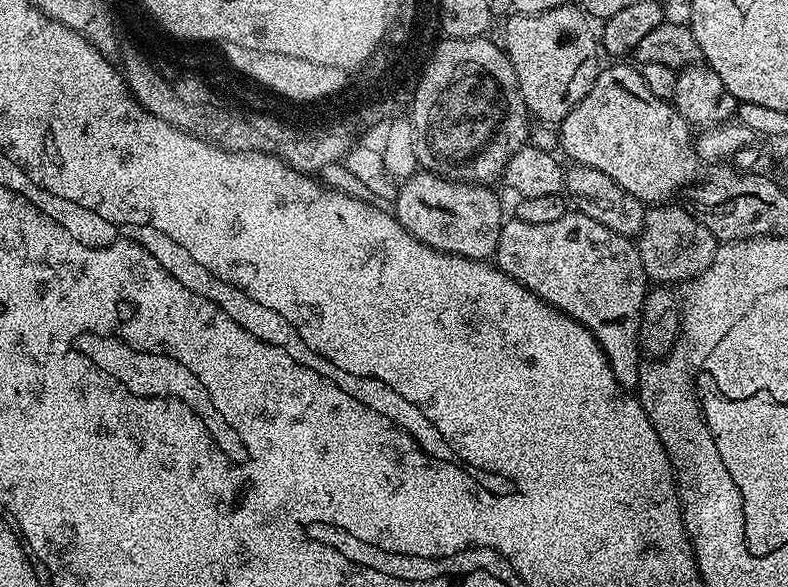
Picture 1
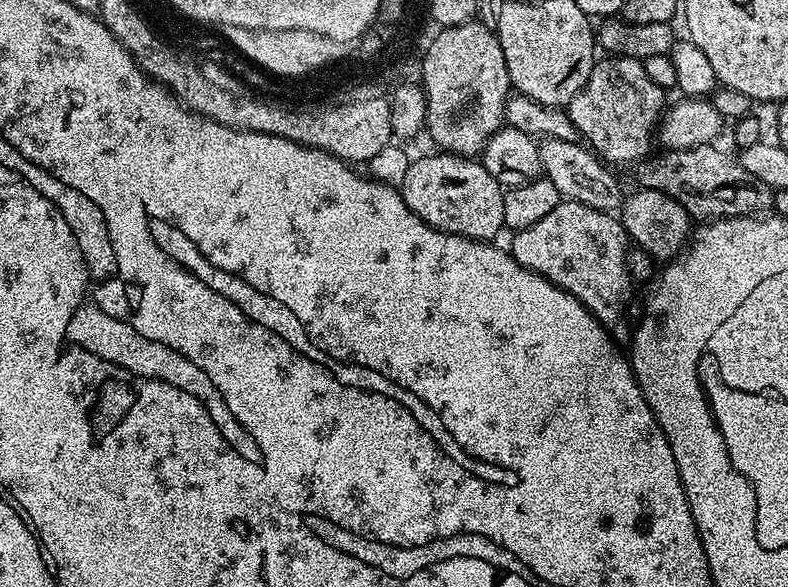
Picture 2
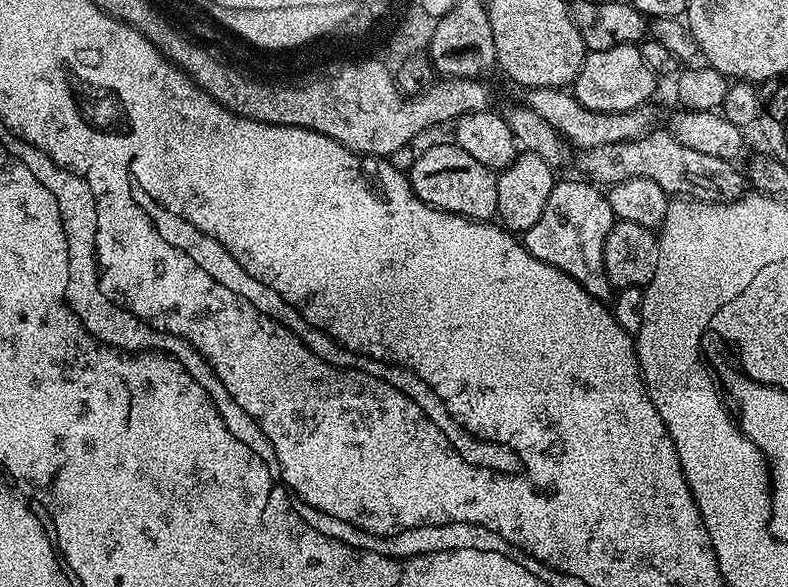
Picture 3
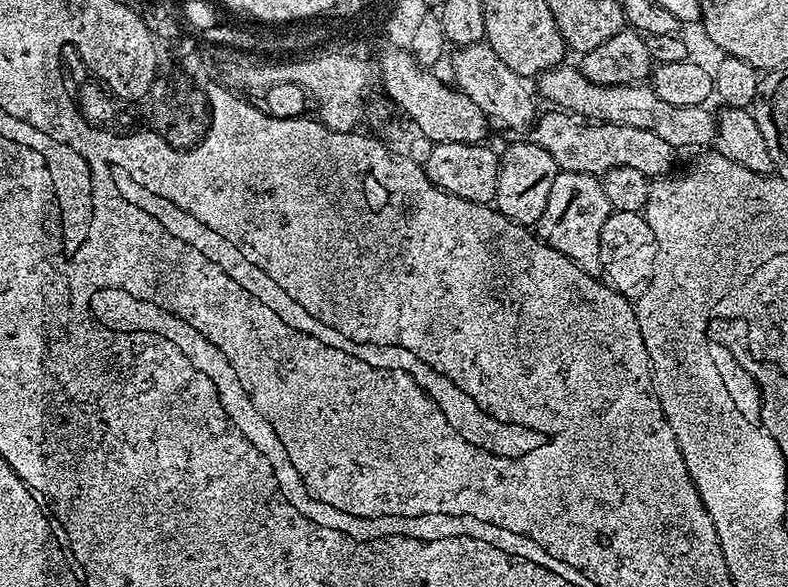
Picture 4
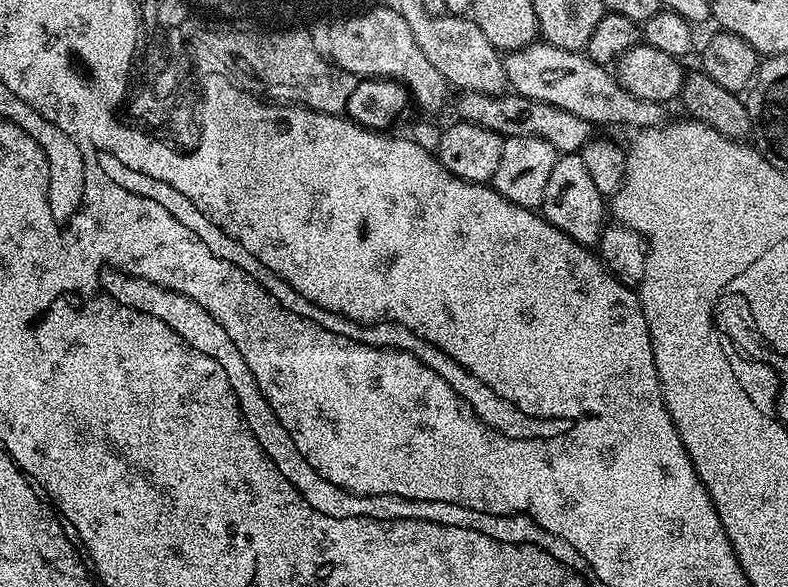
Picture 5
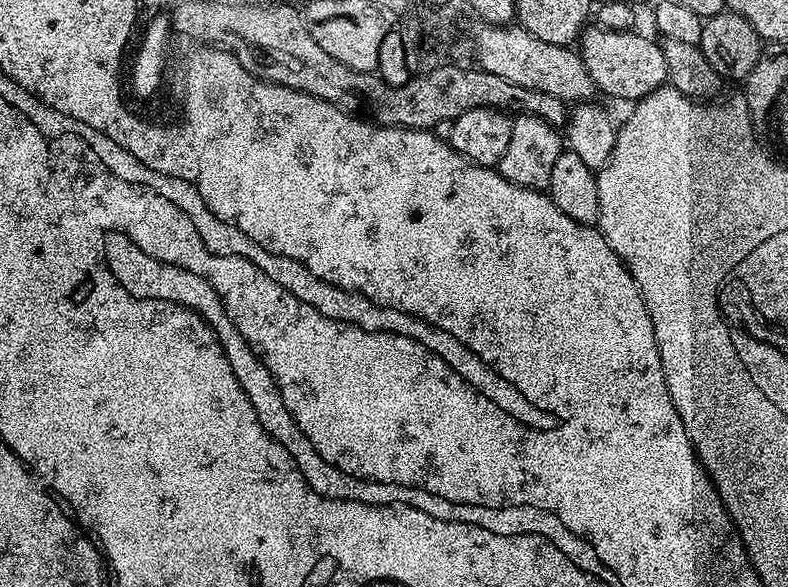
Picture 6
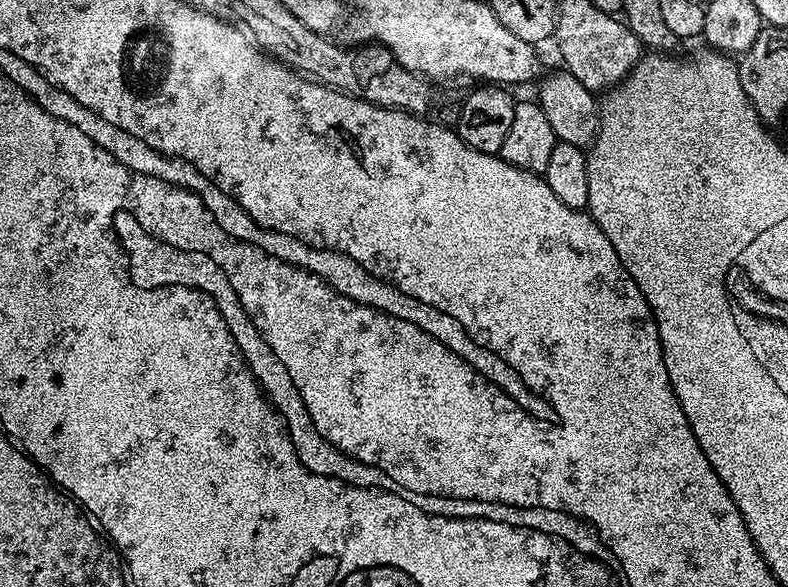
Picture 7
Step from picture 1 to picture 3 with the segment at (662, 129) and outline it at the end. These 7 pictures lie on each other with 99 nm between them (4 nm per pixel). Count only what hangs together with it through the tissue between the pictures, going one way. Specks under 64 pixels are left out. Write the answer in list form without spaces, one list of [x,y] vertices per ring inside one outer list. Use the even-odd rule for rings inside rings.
[[[635,44],[610,46],[610,50],[588,52],[585,55],[580,73],[571,85],[573,96],[595,112],[632,112],[638,107],[647,105],[658,84],[658,78],[646,66],[639,47]]]

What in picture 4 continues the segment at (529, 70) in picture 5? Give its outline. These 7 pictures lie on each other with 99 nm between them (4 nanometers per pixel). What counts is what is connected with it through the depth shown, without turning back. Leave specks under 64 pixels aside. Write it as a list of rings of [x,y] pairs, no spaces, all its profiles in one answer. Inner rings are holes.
[[[561,62],[555,66],[549,66],[539,73],[534,80],[534,88],[538,93],[539,99],[541,101],[549,100],[549,105],[555,106],[557,109],[563,110],[565,112],[571,112],[581,118],[587,118],[592,122],[603,122],[605,124],[617,124],[618,126],[638,126],[642,130],[650,130],[654,134],[658,134],[658,138],[664,139],[665,142],[670,142],[670,146],[677,150],[683,150],[683,148],[700,148],[703,149],[705,146],[703,144],[713,143],[716,140],[716,118],[715,115],[709,109],[704,106],[673,106],[671,102],[666,102],[663,98],[658,98],[658,94],[654,91],[647,83],[641,82],[639,84],[595,84],[590,82],[590,78],[586,78],[582,73],[580,73],[579,67],[573,66],[572,68],[568,65],[568,62]]]

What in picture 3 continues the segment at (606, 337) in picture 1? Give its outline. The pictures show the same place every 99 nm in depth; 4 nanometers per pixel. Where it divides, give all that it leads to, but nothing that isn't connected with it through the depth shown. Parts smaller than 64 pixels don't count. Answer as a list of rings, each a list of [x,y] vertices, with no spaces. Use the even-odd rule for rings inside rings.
[[[557,179],[556,185],[550,190],[550,198],[546,198],[542,218],[538,218],[538,222],[523,233],[522,243],[526,251],[534,254],[534,258],[570,274],[570,278],[574,278],[574,282],[582,285],[591,296],[607,301],[614,287],[608,280],[603,247],[614,217],[607,195],[595,183],[579,179]]]

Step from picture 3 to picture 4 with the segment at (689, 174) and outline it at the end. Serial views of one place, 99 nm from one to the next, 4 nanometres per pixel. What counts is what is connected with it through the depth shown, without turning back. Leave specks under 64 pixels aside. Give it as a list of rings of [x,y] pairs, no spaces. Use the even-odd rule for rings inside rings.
[[[563,110],[541,111],[531,125],[530,139],[542,146],[554,158],[557,169],[562,172],[591,172],[603,174],[611,168],[630,166],[649,178],[667,176],[673,171],[672,163],[678,156],[670,142],[658,138],[650,130],[638,126],[618,126],[603,122],[585,122],[581,117]]]

